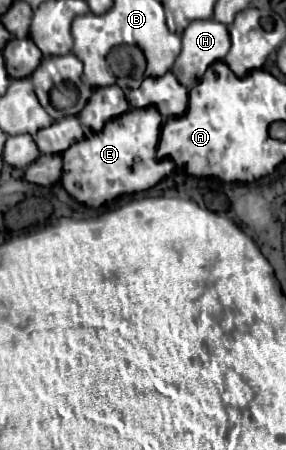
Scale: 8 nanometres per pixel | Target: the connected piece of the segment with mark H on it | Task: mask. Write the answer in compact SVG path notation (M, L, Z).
M214 19L194 21L182 33L182 51L172 67L172 73L186 89L192 89L202 79L208 65L222 61L228 49L230 35L226 25Z

